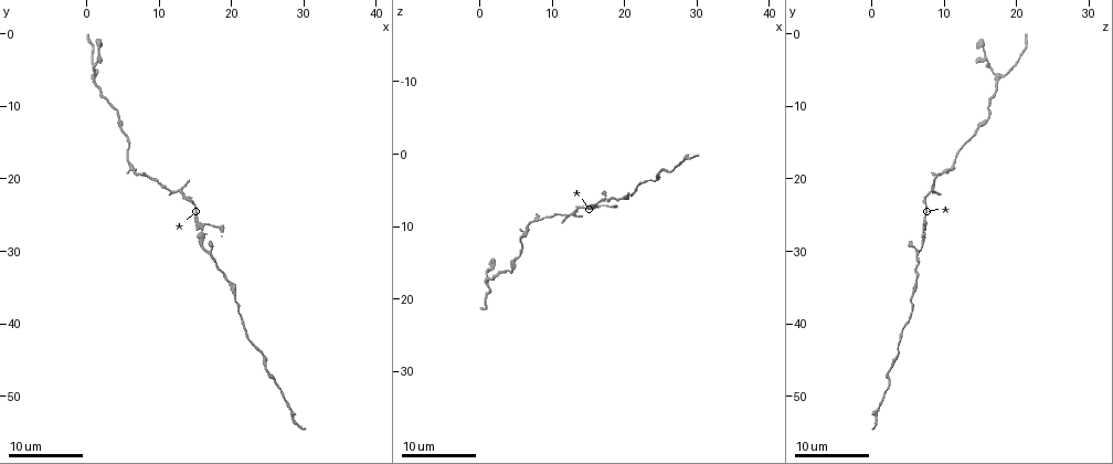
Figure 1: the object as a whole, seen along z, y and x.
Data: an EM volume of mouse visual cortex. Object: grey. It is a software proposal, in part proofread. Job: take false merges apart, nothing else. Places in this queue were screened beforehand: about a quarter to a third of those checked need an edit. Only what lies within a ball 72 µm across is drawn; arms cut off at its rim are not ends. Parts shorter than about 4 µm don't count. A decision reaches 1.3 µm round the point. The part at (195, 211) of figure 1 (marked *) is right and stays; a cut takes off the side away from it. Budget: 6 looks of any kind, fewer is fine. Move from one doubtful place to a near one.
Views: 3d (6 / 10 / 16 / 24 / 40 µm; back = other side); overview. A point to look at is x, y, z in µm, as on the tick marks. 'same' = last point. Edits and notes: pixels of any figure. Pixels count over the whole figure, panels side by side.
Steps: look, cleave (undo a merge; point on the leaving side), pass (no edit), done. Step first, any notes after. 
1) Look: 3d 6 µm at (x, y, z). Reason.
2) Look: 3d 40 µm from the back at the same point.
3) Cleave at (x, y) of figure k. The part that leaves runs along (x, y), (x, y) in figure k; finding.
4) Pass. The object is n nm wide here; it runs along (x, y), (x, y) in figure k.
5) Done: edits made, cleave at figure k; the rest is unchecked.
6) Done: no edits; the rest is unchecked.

Look: 3d 24 µm at (6.0, 18.0, 11.5). Two arms in line, one across.

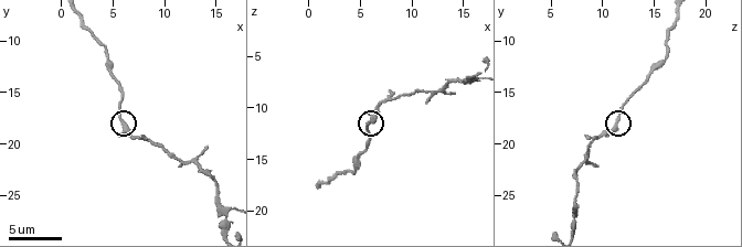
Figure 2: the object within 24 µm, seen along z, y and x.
Look: 3d 6 µm at (5.8, 17.8, 11.2).

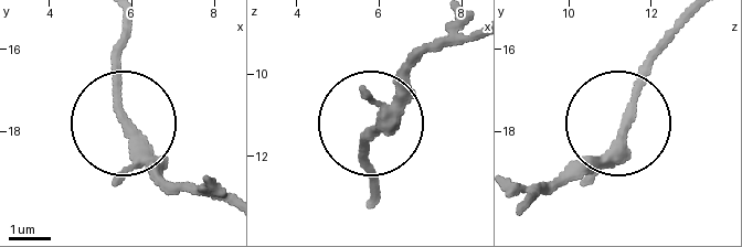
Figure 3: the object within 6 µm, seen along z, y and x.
Pass. It runs along (469, 36), (420, 57), (367, 127), (363, 170) in figure 3; all the same cell.

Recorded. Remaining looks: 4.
Look: 3d 24 µm at (1.0, 5.5, 17.5). Branch point.

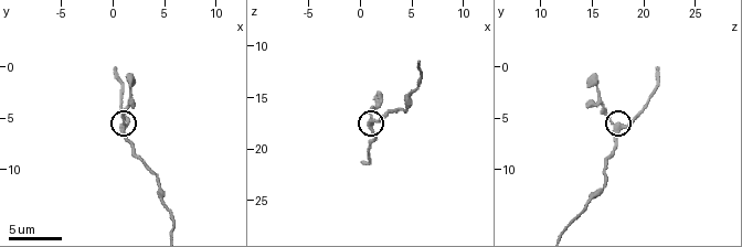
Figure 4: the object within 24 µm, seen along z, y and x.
Look: 3d 6 µm at (1.0, 5.4, 17.4). Closer look.

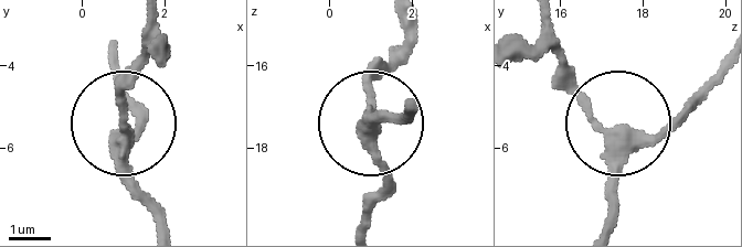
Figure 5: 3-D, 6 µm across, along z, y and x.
Pass. 3 arms meet here; it runs along (167, 227), (124, 143), (124, 79), (145, 41) in figure 5; all the same cell.

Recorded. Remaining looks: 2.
Look: 3d 16 µm at (28.0, 51.0, 1.5). Thick turns thin.

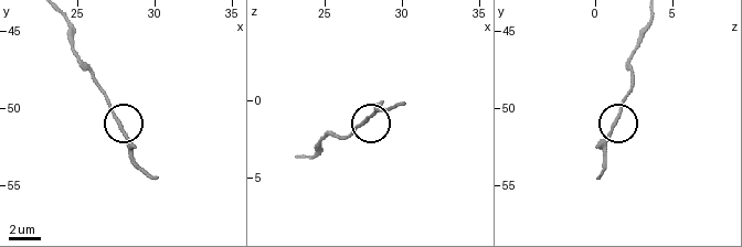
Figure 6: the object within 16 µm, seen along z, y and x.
Look: 3d 6 µm at (27.8, 51.2, 1.2).

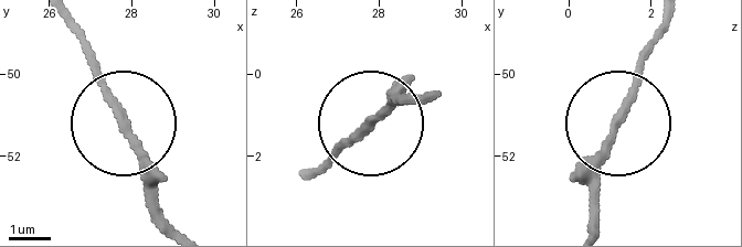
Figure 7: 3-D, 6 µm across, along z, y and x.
Pass. It runs along (308, 173), (395, 100), (435, 93) in figure 7; all the same cell.

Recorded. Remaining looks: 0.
Done: no edits; the rest is unchecked.

